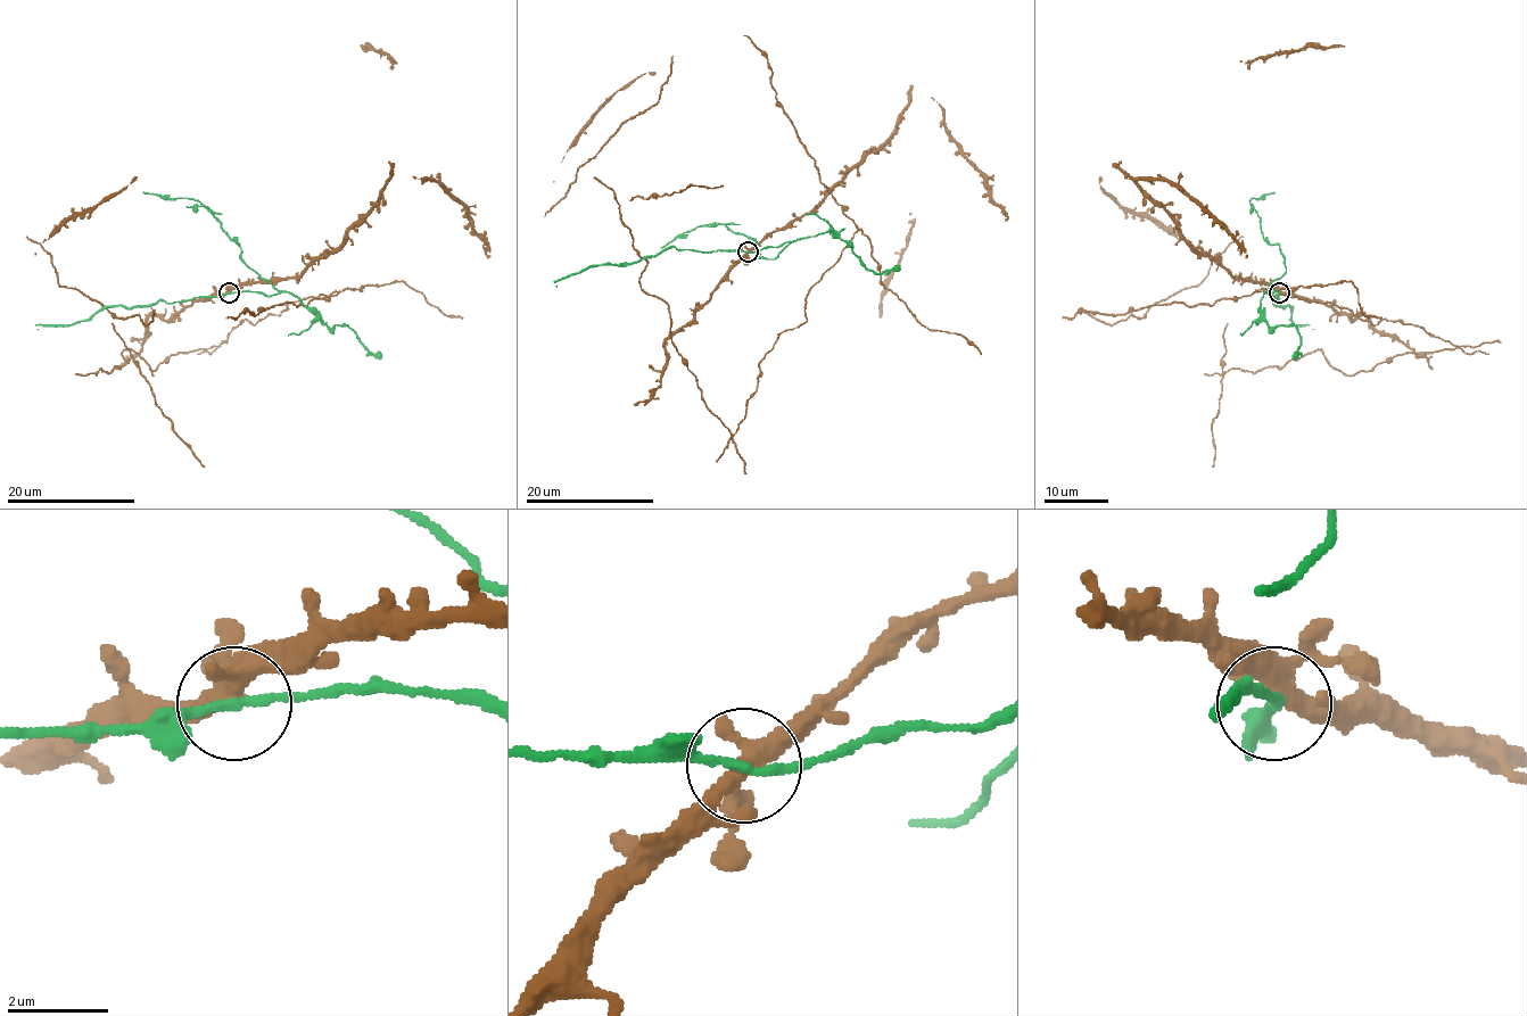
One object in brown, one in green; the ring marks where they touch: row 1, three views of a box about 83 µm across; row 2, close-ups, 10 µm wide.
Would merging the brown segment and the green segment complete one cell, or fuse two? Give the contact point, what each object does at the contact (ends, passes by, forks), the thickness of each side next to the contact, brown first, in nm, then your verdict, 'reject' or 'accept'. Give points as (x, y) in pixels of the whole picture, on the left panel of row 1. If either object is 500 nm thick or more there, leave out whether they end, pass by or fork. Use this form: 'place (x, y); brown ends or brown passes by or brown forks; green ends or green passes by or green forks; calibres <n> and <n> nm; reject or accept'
place (229, 292); brown forks; green passes by; calibres 340 and 170 nm; reject

